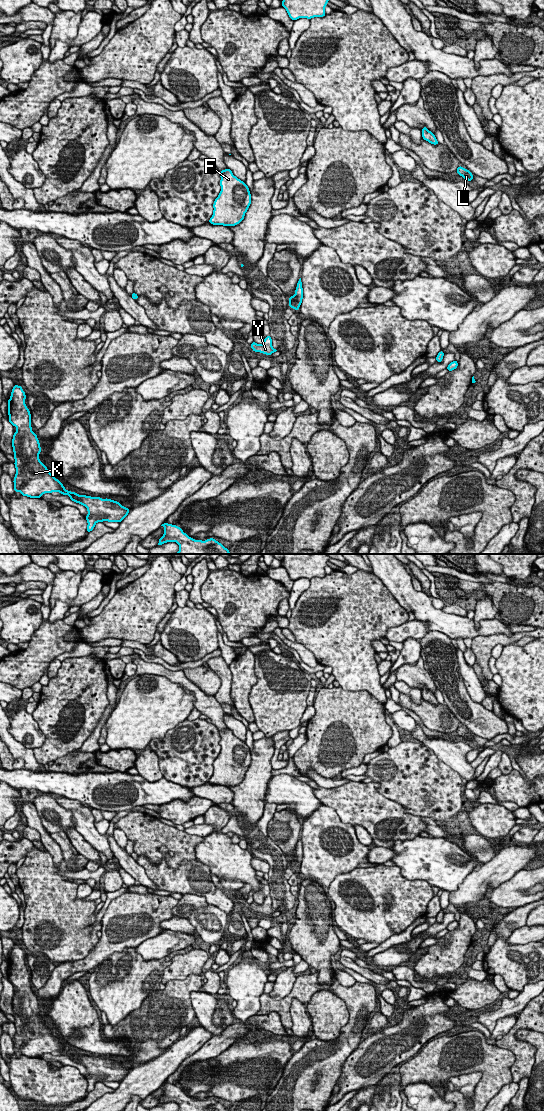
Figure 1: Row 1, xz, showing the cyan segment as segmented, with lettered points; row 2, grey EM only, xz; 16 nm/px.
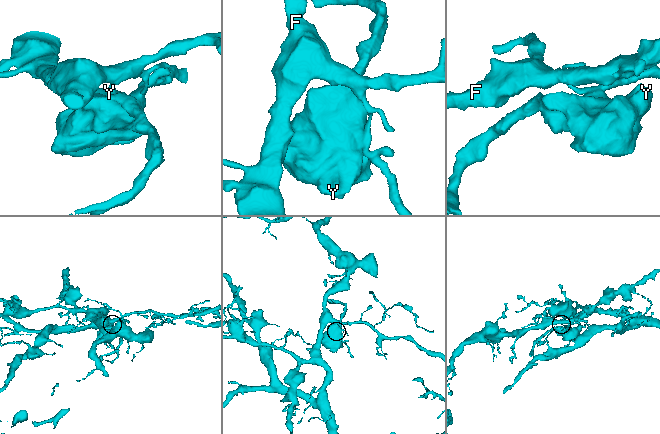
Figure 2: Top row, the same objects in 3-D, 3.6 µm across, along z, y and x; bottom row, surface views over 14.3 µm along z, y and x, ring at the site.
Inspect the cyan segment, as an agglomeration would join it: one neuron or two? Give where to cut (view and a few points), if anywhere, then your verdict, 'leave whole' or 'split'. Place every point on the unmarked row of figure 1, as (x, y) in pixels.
xz (294, 854), (295, 869) | split

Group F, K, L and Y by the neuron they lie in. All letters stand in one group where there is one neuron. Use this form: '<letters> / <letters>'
F K L / Y

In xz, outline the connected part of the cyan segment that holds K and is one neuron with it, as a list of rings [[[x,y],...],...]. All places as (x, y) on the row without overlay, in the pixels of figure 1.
[[[14,944],[8,963],[8,981],[16,987],[12,999],[14,1025],[16,1034],[13,1040],[14,1051],[22,1056],[41,1058],[45,1053],[59,1052],[68,1055],[72,1061],[87,1068],[87,1093],[91,1092],[98,1082],[122,1082],[130,1069],[121,1063],[100,1057],[79,1055],[65,1049],[43,1024],[39,1015],[41,1012],[37,994],[32,991],[30,970],[25,964],[26,954],[22,946]]]

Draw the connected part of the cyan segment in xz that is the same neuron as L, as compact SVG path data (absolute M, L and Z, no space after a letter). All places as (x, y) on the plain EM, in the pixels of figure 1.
M458 726L456 732L458 733L458 735L462 736L464 740L468 740L468 741L473 740L473 734L468 729L465 729L462 726Z

